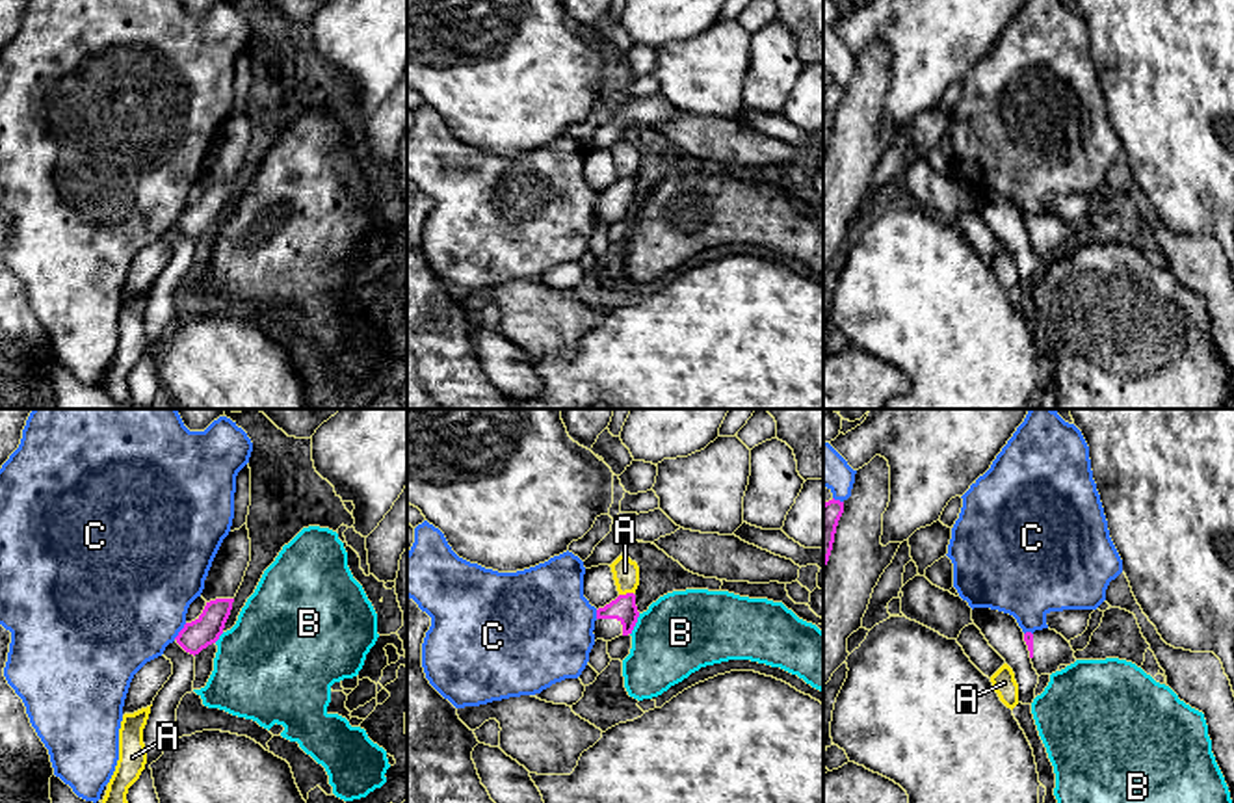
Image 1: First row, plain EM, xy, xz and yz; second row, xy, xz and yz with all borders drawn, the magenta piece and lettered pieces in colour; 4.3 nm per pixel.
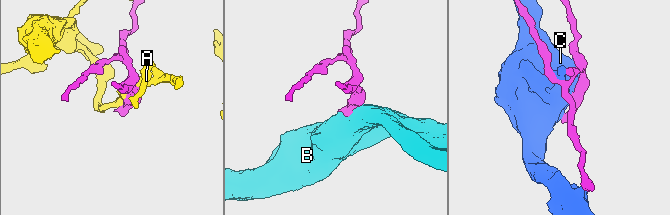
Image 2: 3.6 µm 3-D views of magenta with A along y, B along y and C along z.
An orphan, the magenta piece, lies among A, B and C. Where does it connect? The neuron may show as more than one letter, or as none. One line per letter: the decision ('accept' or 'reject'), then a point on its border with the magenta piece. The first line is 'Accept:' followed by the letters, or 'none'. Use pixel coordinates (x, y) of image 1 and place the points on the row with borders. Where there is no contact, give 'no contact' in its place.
Accept: none
A: reject; meets magenta in xz at (627, 593)
B: reject; meets magenta in xz at (634, 625)
C: reject; meets magenta in xy at (181, 631)

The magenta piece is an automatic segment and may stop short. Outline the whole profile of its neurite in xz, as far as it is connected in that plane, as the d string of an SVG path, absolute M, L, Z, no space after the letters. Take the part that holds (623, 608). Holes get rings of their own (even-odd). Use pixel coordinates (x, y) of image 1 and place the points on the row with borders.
M626 593L619 595L615 600L597 610L595 621L595 641L604 639L611 641L619 636L632 634L637 623L639 612L636 606L636 595Z

